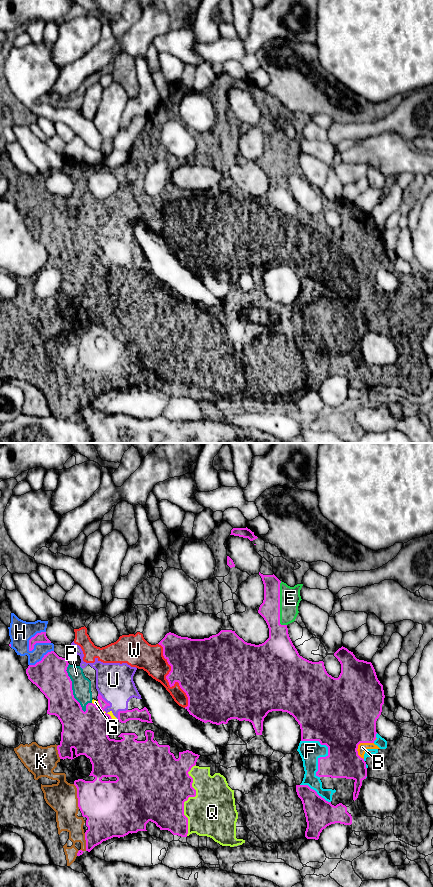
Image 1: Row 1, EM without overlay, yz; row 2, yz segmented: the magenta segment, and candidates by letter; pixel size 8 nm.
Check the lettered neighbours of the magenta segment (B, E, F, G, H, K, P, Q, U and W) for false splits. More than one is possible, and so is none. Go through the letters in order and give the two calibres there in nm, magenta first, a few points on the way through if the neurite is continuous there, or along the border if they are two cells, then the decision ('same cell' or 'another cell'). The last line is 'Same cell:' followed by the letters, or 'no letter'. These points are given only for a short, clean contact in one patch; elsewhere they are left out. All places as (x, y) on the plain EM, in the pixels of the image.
B: calibres 500 and 80 nm; same cell
E: calibres 160 and 160 nm; way yz (270, 160), (279, 157), (284, 152), (290, 150); same cell
F: calibres 440 and 170 nm; same cell
G: calibres 340 and 40 nm; same cell
H: calibres 80 and 190 nm; same cell
K: calibres 380 and 240 nm; same cell
P: calibres 280 and 160 nm; same cell
Q: calibres 480 and 380 nm; same cell
U: calibres 280 and 300 nm; same cell
W: calibres 380 and 220 nm; same cell
Same cell: B, E, F, G, H, K, P, Q, U, W

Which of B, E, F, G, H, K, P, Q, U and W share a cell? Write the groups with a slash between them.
B E F G H K P Q U W

